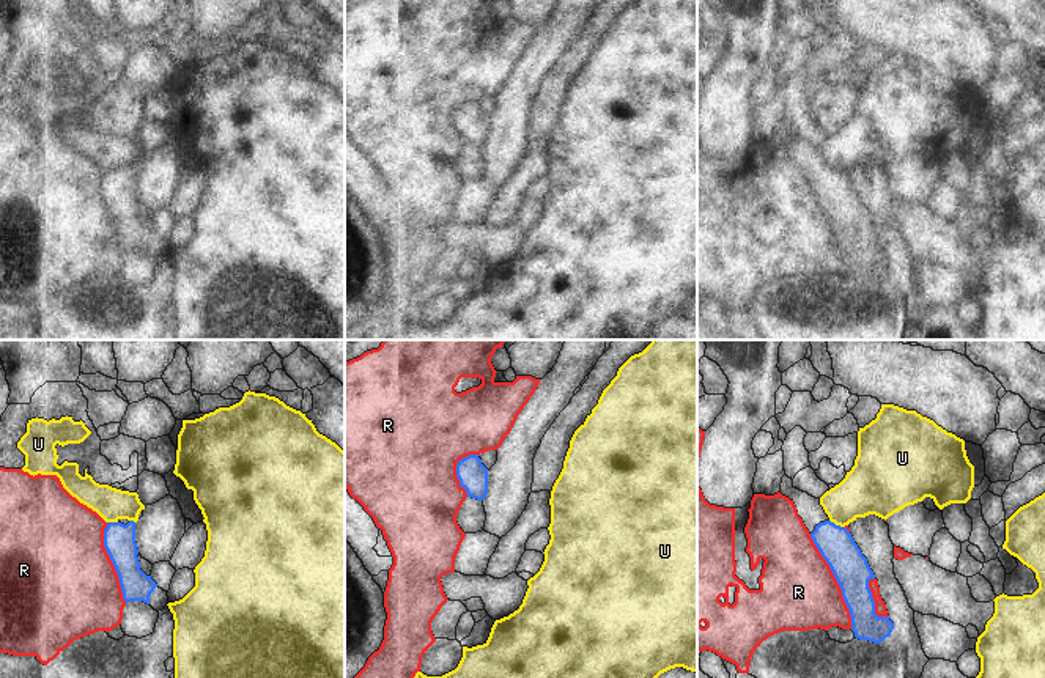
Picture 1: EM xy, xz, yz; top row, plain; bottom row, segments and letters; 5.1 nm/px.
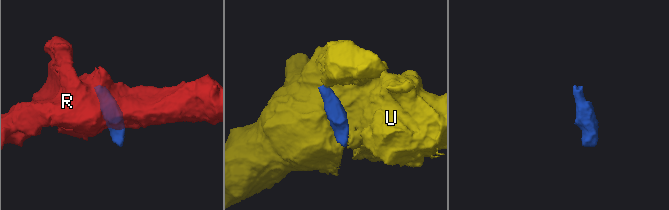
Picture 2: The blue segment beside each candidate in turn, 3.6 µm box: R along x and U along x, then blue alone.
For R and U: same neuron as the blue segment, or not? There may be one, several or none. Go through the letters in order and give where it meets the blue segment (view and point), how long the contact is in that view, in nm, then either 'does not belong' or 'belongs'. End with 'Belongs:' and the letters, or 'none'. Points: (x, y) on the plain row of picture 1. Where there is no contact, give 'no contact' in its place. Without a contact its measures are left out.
R: contact yz (836, 227); length 550 nm; does not belong
U: contact yz (838, 173); length 90 nm; does not belong
Belongs: none

